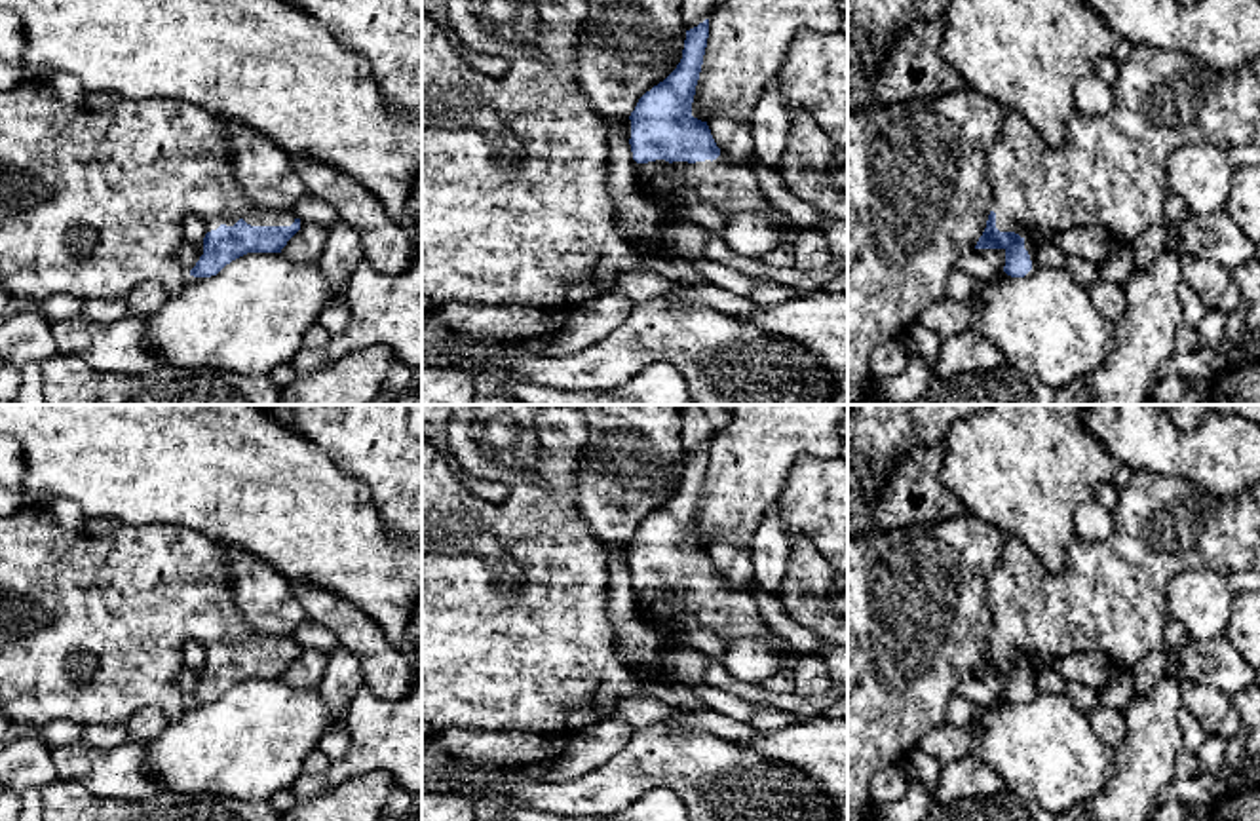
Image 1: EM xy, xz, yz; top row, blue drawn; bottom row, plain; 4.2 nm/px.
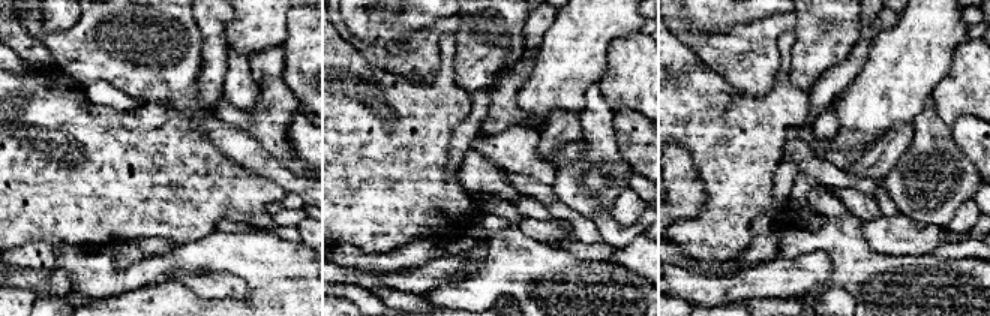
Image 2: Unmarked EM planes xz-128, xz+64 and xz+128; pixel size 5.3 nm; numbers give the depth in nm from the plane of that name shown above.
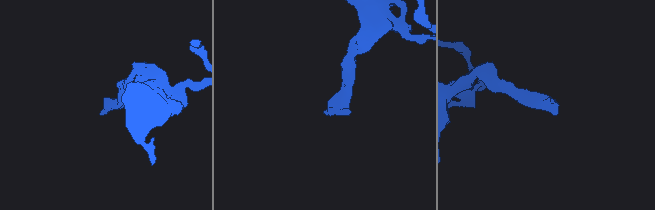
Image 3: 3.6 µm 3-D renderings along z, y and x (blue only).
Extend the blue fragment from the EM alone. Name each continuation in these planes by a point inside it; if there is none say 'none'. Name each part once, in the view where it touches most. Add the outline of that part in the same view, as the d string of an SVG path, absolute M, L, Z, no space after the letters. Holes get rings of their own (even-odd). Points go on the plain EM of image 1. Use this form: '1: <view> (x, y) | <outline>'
1: xy (92, 628) | M25 504L11 515L0 517L0 713L11 720L44 726L53 720L70 720L78 726L103 724L118 726L139 709L158 707L169 722L182 716L188 697L177 688L177 675L182 667L182 644L196 640L205 650L205 659L220 650L234 652L243 644L251 652L291 652L296 640L291 635L276 637L260 633L241 616L232 591L232 570L224 545L211 542L200 532L169 525L120 525L99 536L65 530L48 507Z

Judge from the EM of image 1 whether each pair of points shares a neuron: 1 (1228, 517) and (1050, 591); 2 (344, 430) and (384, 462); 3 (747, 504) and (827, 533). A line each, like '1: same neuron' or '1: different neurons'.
1: same neuron
2: same neuron
3: different neurons

